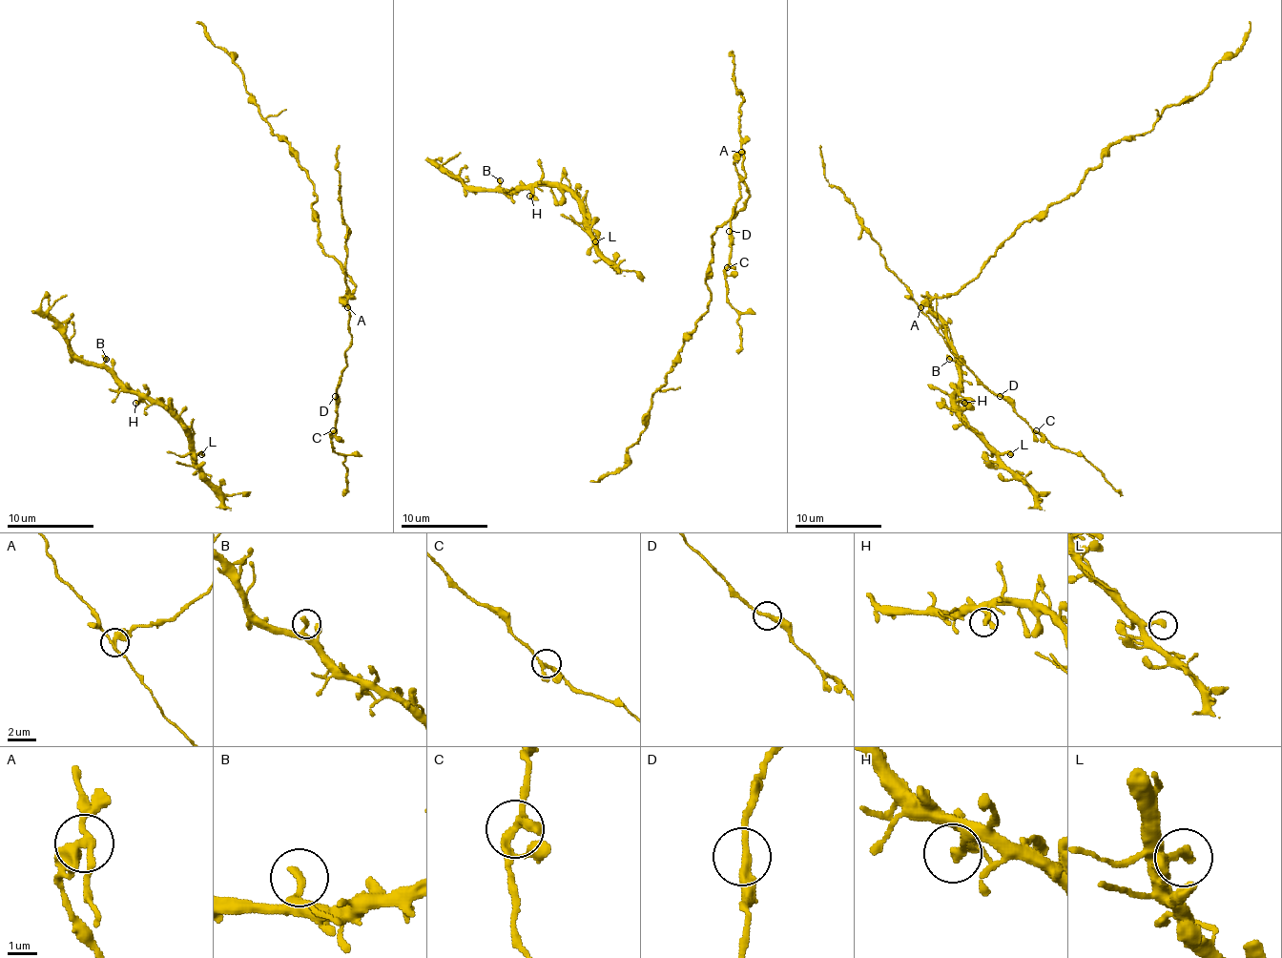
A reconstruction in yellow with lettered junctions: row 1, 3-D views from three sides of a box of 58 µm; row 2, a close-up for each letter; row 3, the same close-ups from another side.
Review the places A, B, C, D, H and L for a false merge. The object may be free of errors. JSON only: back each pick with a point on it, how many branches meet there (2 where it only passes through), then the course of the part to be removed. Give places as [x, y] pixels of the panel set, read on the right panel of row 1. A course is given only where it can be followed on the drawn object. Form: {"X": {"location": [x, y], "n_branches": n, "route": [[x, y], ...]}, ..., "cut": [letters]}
{"A": {"location": [920, 307], "n_branches": 3, "route": [[921, 307], [967, 285], [1005, 239], [1073, 195], [1114, 144], [1196, 96], [1211, 69], [1240, 49], [1249, 21]]}, "cut": ["A"]}

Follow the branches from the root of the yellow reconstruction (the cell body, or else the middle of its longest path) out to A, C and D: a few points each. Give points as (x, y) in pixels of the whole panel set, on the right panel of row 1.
A: (954, 355), (921, 307)
C: (954, 355), (1036, 430)
D: (954, 355), (1000, 396)

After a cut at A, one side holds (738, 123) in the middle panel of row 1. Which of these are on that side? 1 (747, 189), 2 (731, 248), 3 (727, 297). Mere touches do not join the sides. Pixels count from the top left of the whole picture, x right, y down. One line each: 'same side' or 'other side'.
1: other side
2: same side
3: same side

